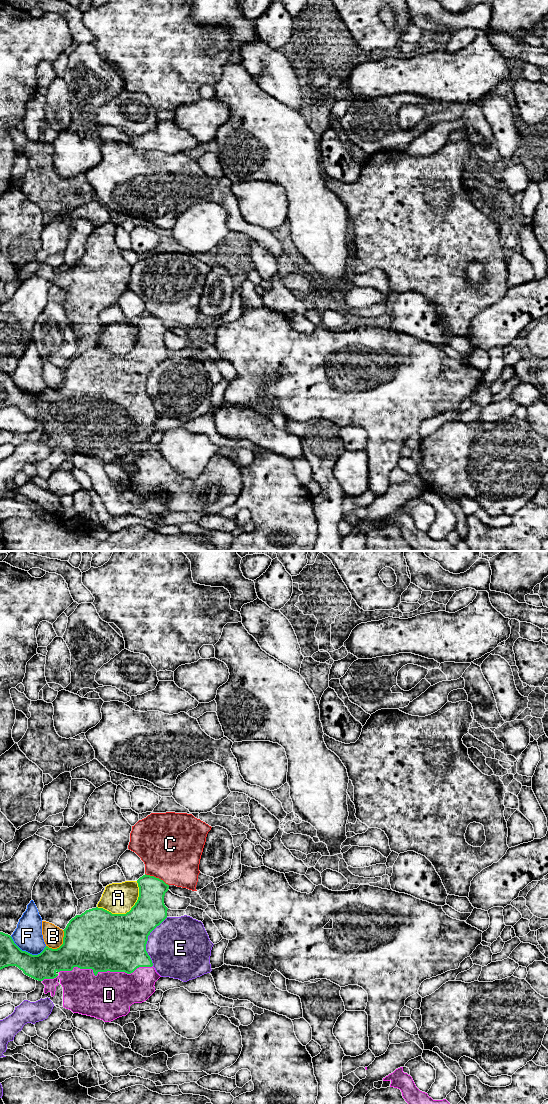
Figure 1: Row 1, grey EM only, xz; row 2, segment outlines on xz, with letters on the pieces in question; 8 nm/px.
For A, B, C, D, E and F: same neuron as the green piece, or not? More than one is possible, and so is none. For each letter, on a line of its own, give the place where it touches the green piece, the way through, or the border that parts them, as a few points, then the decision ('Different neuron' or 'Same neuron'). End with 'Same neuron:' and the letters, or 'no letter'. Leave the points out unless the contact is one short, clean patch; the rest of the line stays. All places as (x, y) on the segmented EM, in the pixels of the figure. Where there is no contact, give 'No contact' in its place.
A: Touches green at xz (127, 912). Different neuron
B: Touches green at xz (61, 945). Different neuron
C: Touches green at xz (157, 878). Different neuron
D: Touches green at xz (104, 971). Same neuron
E: Touches green at xz (147, 940). Different neuron
F: Touches green at xz (27, 952). Different neuron
Same neuron: D

